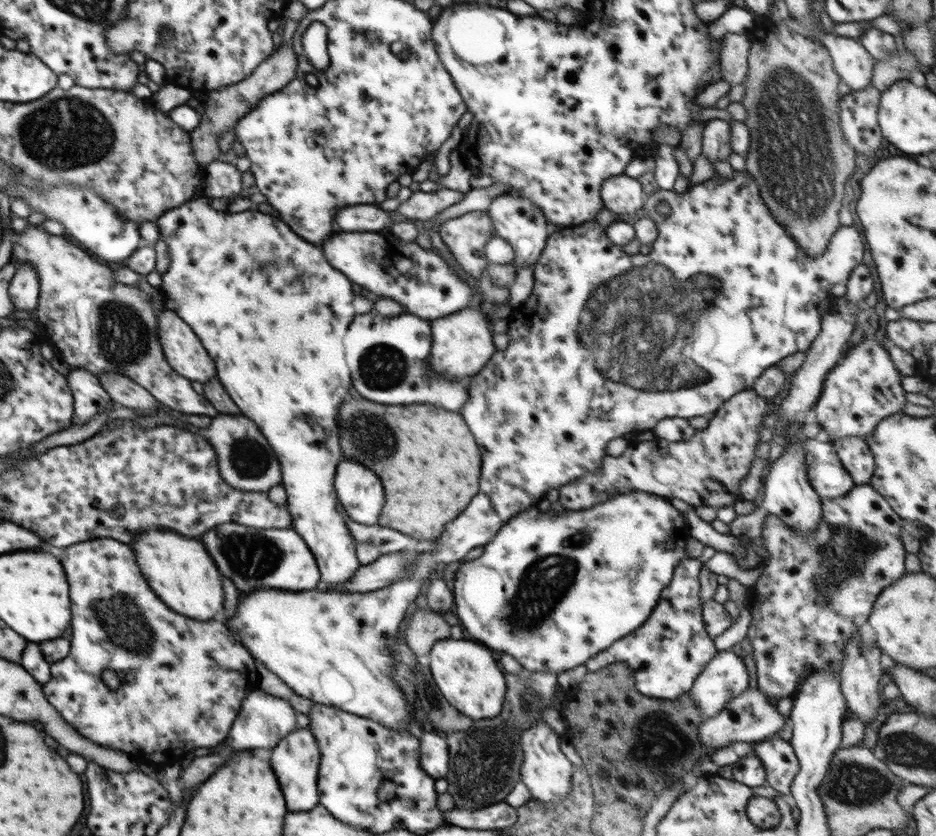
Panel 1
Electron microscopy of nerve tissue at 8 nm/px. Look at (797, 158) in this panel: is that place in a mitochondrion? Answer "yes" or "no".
yes

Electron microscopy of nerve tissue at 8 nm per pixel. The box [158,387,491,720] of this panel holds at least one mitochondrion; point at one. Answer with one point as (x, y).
(250, 556)

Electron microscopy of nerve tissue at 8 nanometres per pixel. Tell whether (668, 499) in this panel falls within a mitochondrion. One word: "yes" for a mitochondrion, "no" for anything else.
no

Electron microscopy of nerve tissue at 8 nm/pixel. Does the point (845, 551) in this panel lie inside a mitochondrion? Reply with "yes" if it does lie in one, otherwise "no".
yes

